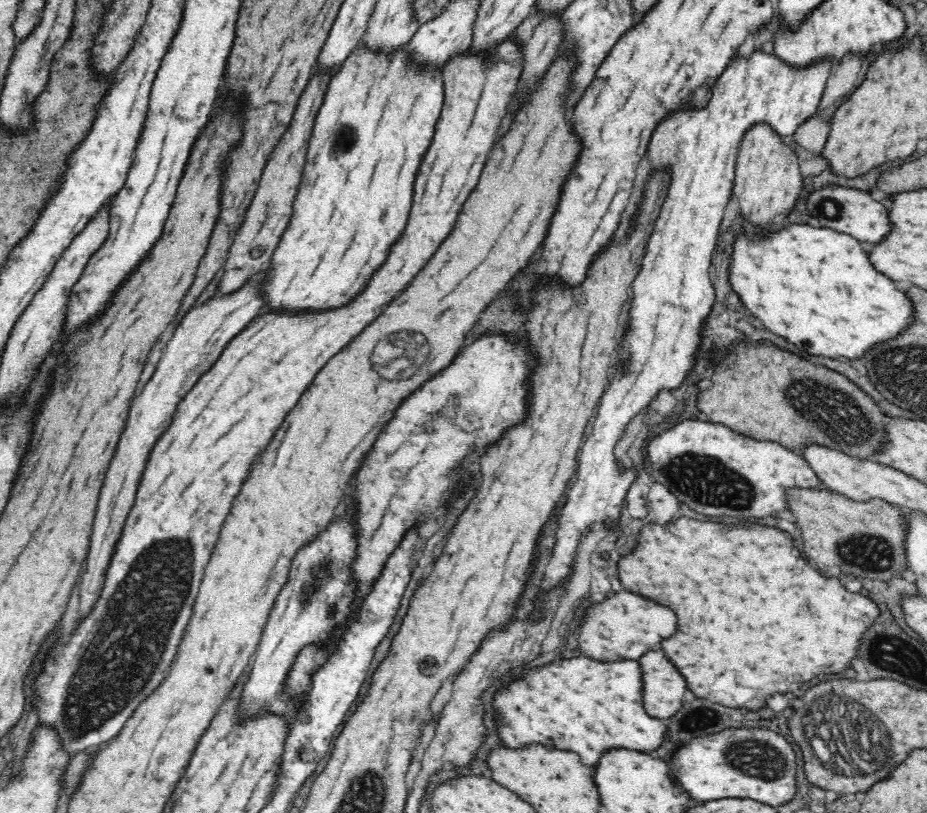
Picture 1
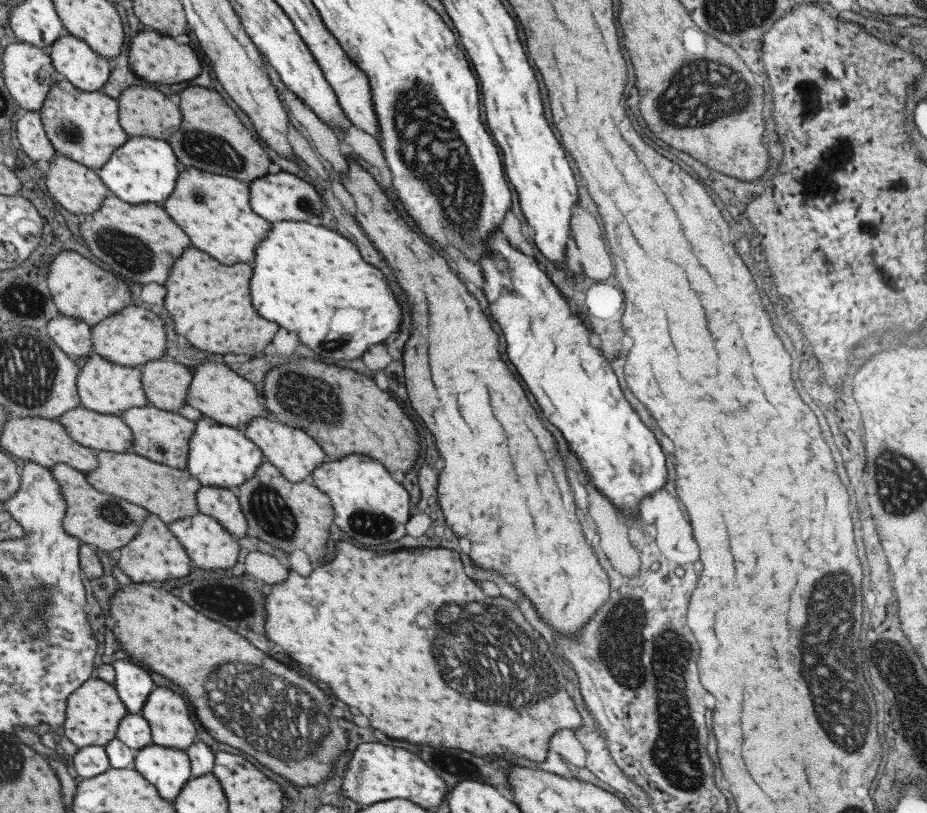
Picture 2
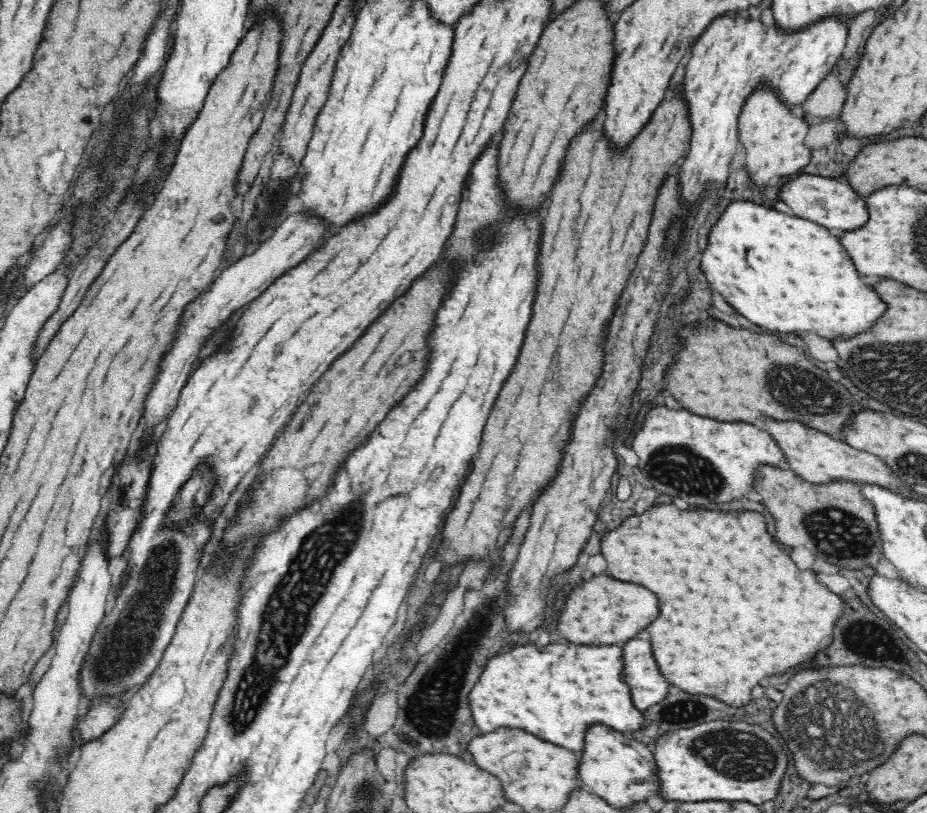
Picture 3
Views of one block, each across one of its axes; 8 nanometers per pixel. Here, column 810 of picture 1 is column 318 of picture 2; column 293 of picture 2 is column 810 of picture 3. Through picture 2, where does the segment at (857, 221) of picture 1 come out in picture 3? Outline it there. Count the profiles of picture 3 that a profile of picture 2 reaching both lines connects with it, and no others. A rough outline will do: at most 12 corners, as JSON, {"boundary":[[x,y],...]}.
{"boundary":[[800,174],[782,201],[796,217],[854,232],[870,220],[844,179]]}

